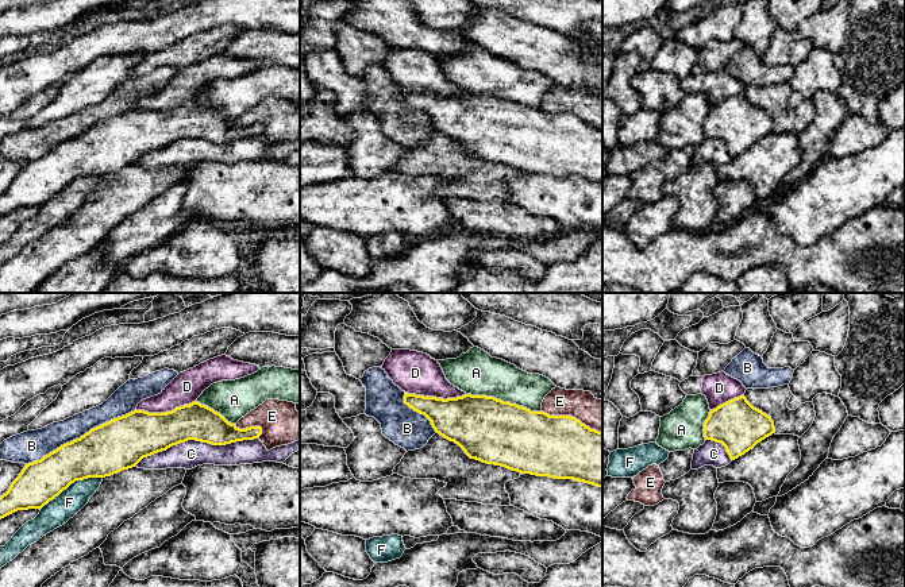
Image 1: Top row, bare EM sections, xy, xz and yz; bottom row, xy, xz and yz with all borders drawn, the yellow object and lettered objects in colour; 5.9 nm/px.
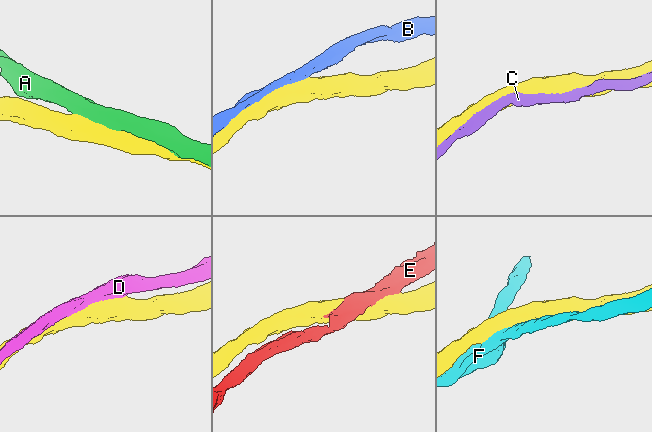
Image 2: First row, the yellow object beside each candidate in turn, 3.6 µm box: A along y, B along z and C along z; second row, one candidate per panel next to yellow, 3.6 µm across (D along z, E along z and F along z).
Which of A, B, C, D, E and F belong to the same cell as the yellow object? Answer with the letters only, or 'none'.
none

